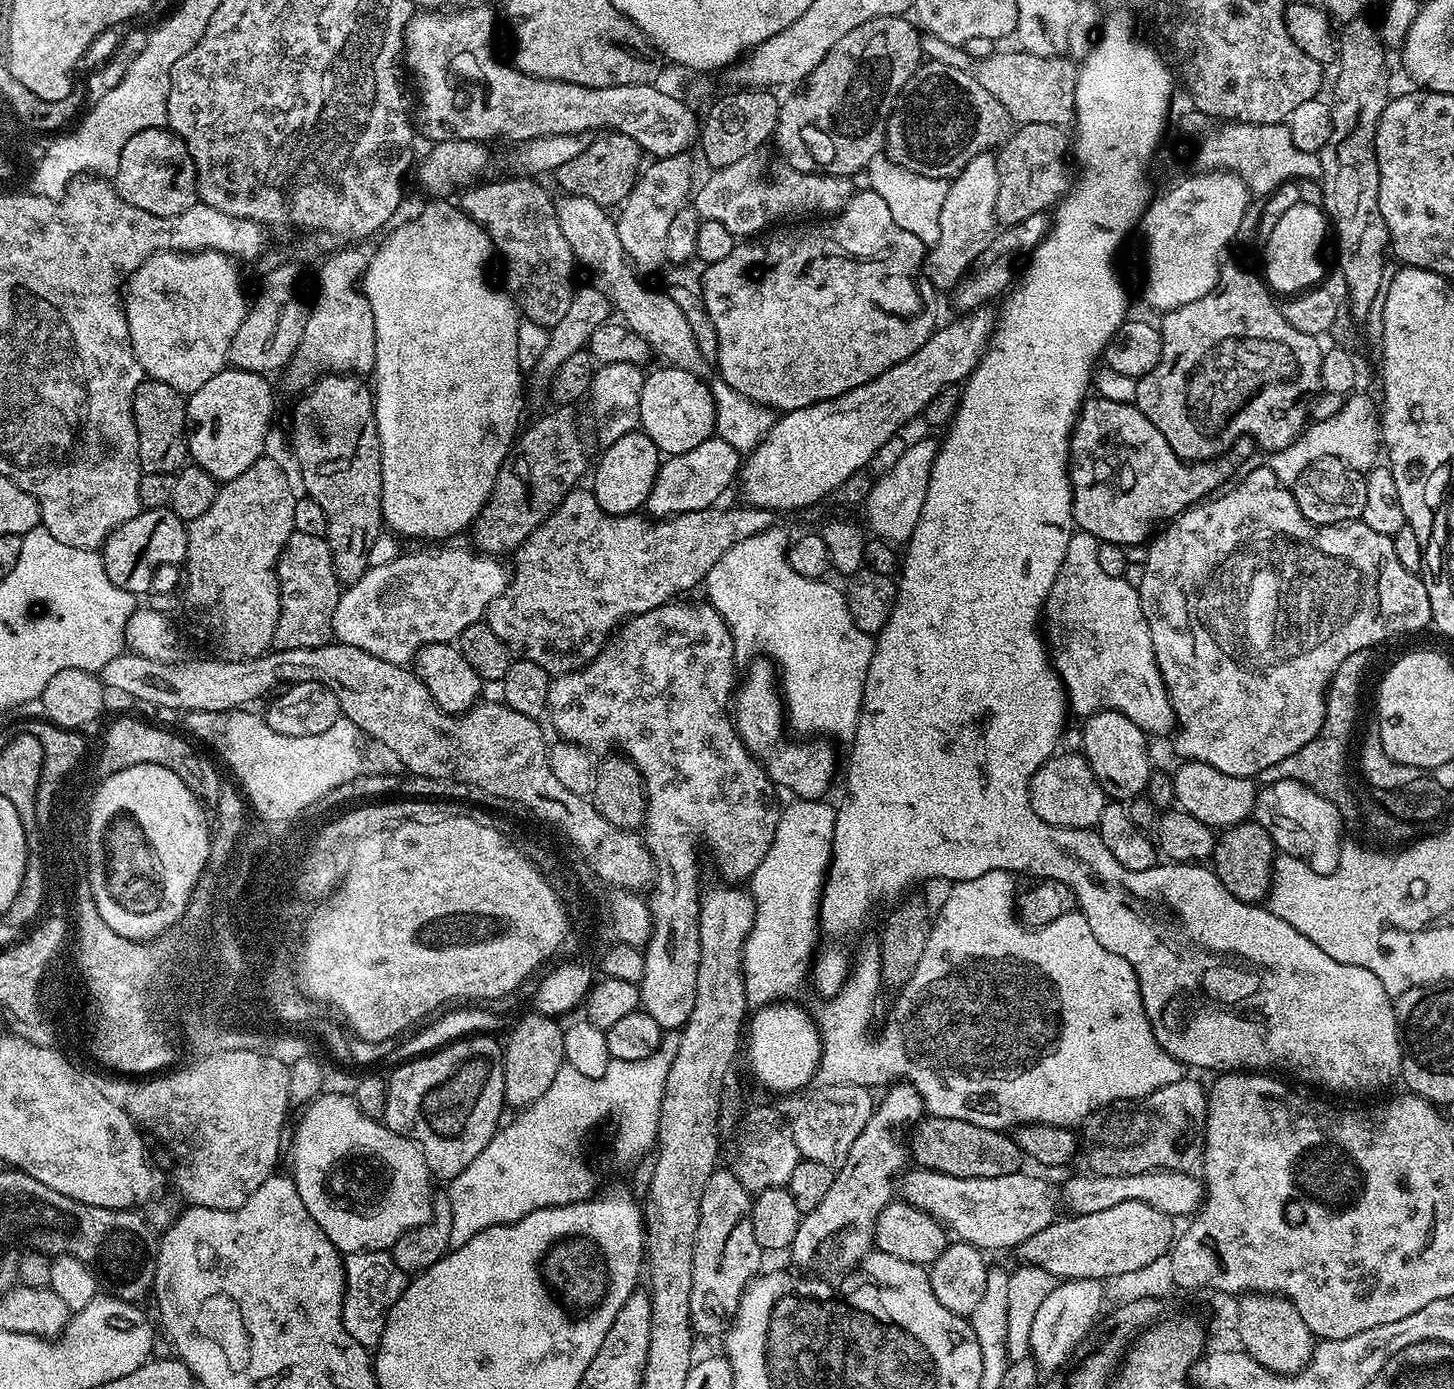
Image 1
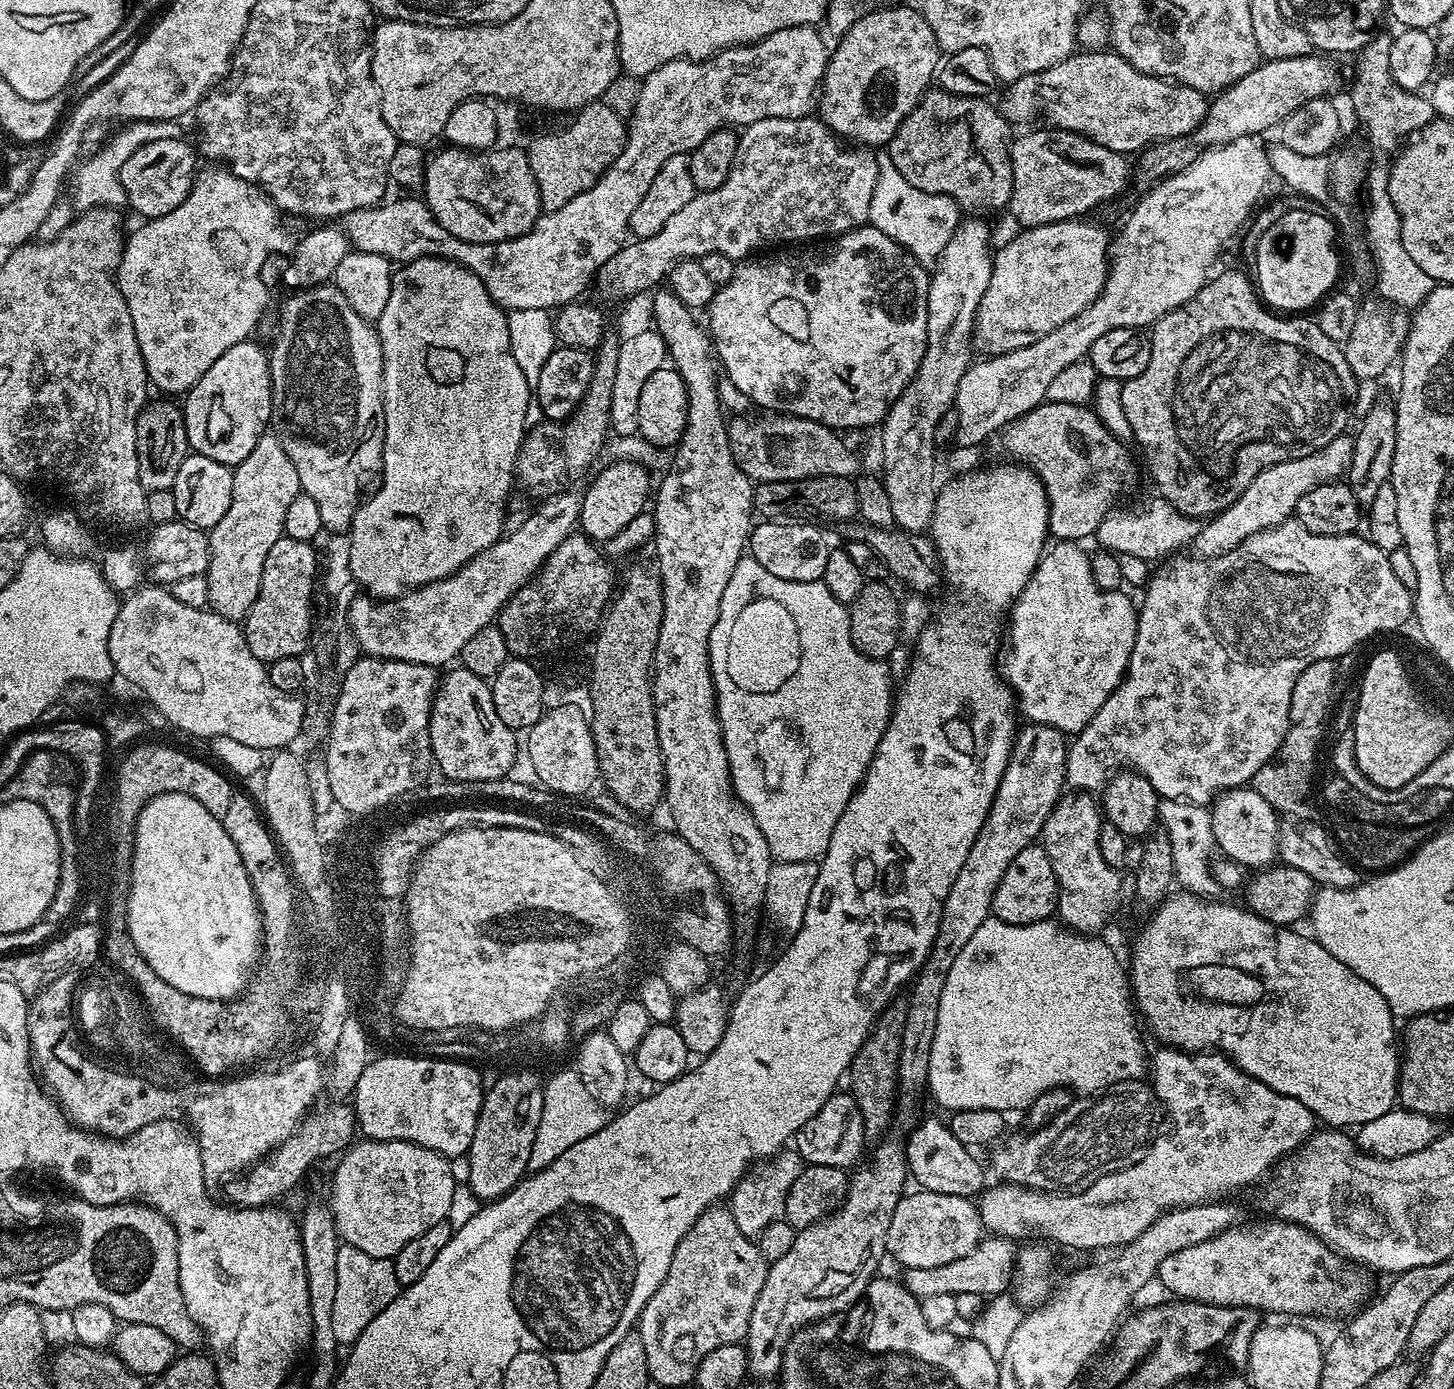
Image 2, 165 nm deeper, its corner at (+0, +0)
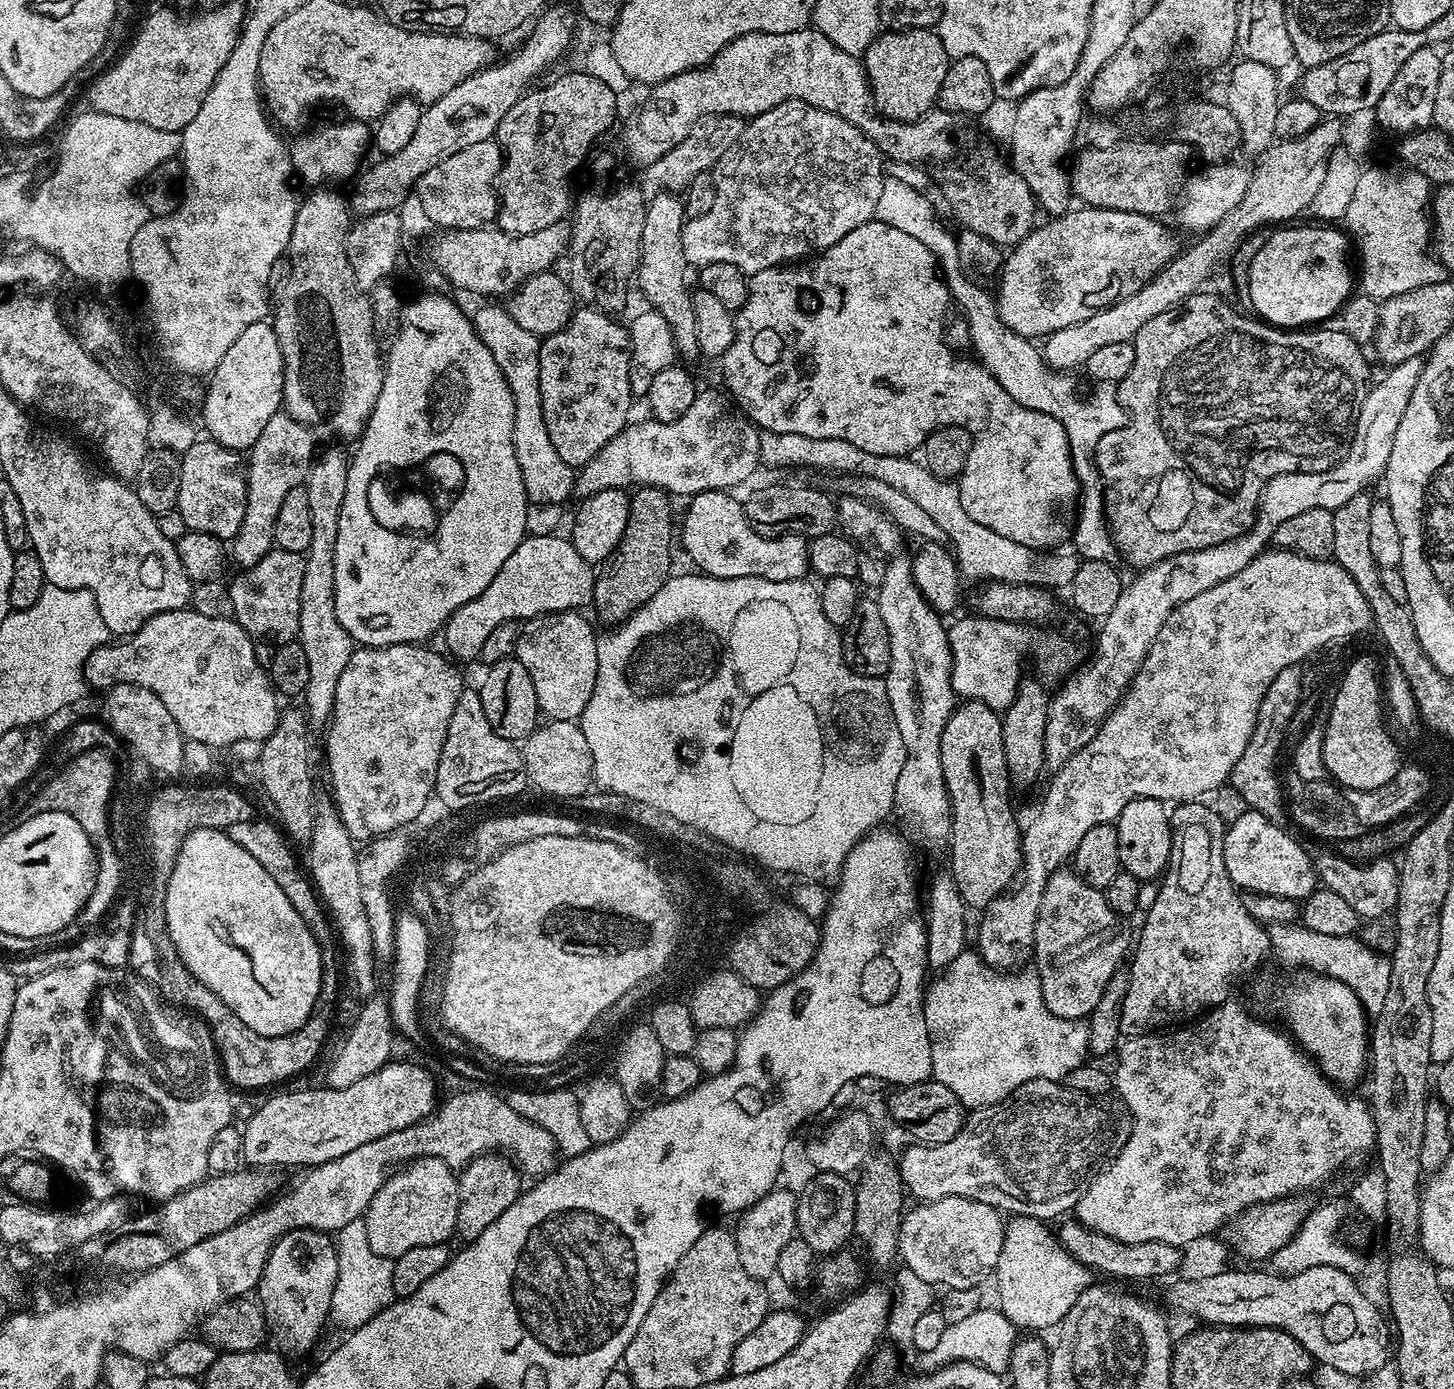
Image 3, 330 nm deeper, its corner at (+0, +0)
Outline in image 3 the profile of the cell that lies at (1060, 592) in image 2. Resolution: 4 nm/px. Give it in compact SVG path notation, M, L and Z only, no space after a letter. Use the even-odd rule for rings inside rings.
M981 614L973 615L964 616L961 620L954 621L948 628L948 641L952 655L952 690L957 697L964 700L977 700L997 710L1008 709L1016 697L1016 688L1022 679L1020 663L1023 662L1027 652L1036 659L1036 668L1041 672L1039 675L1045 681L1060 679L1063 681L1077 667L1075 646L1070 641L1063 640L1058 633L1048 632L1052 630L1037 630L1024 622L996 621Z

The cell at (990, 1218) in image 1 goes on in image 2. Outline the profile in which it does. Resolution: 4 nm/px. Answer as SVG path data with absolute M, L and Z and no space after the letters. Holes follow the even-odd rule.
M1167 1046L1161 1047L1159 1050L1161 1052L1155 1053L1153 1051L1150 1056L1150 1077L1152 1076L1150 1087L1155 1092L1156 1097L1159 1098L1163 1111L1167 1115L1169 1112L1170 1115L1176 1116L1176 1129L1173 1132L1166 1133L1165 1136L1164 1133L1157 1135L1156 1139L1152 1141L1152 1145L1148 1148L1148 1152L1142 1158L1142 1162L1138 1162L1134 1166L1126 1166L1114 1174L1106 1174L1106 1178L1098 1178L1098 1182L1094 1182L1094 1186L1090 1186L1084 1192L1073 1192L1071 1194L1039 1192L1037 1188L1024 1188L1021 1184L996 1182L996 1185L992 1189L989 1187L978 1200L980 1217L989 1233L1005 1238L1032 1235L1045 1236L1045 1241L1051 1242L1050 1240L1053 1240L1054 1243L1061 1244L1064 1248L1112 1248L1111 1250L1116 1250L1125 1244L1134 1242L1134 1238L1138 1238L1138 1234L1145 1232L1160 1216L1164 1216L1173 1209L1189 1208L1195 1204L1203 1204L1205 1202L1216 1202L1221 1198L1227 1197L1224 1196L1227 1192L1236 1192L1239 1188L1250 1187L1251 1184L1258 1183L1257 1185L1259 1185L1281 1161L1291 1156L1297 1148L1301 1147L1317 1131L1318 1121L1315 1114L1310 1110L1306 1110L1306 1106L1302 1106L1302 1102L1298 1102L1294 1098L1286 1098L1286 1094L1278 1094L1278 1090L1270 1090L1270 1086L1258 1082L1258 1078L1250 1078L1250 1074L1246 1074L1237 1064L1233 1064L1223 1052L1215 1050L1186 1052L1179 1048Z

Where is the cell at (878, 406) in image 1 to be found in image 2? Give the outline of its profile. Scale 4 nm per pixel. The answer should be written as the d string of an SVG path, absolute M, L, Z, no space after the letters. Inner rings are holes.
M1077 218L1025 228L1017 231L1013 240L1008 240L1001 248L995 249L990 283L986 286L986 294L982 294L976 325L972 327L975 347L979 351L981 348L985 357L1001 356L1010 350L1022 350L1022 346L1038 342L1038 338L1046 338L1050 330L1058 330L1062 322L1070 322L1074 314L1082 314L1082 310L1086 310L1086 306L1098 298L1108 277L1110 232L1102 225L1091 224L1090 221L1088 218Z

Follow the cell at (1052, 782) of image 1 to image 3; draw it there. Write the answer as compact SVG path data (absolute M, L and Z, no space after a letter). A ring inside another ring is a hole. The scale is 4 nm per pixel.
M1061 870L1048 877L1046 890L1042 890L1042 900L1038 906L1038 918L1034 926L1034 971L1040 977L1040 989L1046 1010L1058 1018L1083 1021L1098 1006L1106 982L1115 972L1121 971L1123 962L1130 952L1129 925L1108 905L1103 891L1085 883L1072 870Z

